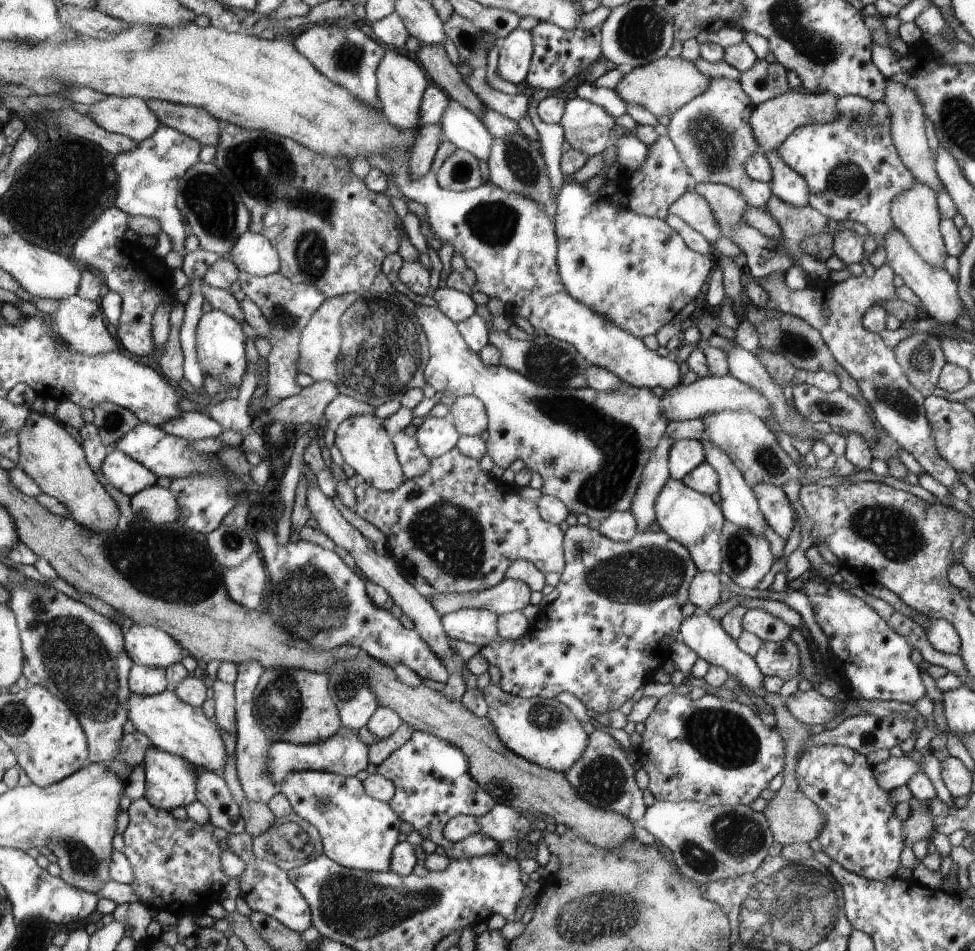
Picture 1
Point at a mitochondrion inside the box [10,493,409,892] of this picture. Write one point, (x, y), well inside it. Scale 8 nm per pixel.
(75, 659)

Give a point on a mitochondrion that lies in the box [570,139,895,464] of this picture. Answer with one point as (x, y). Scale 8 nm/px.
(845, 180)

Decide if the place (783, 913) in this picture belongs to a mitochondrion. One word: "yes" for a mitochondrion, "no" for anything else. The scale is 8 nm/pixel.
yes

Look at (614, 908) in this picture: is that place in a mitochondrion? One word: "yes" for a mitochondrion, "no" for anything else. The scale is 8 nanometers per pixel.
yes

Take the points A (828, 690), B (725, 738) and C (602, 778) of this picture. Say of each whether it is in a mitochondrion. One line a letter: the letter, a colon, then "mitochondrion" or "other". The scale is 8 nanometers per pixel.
A: other
B: mitochondrion
C: mitochondrion

